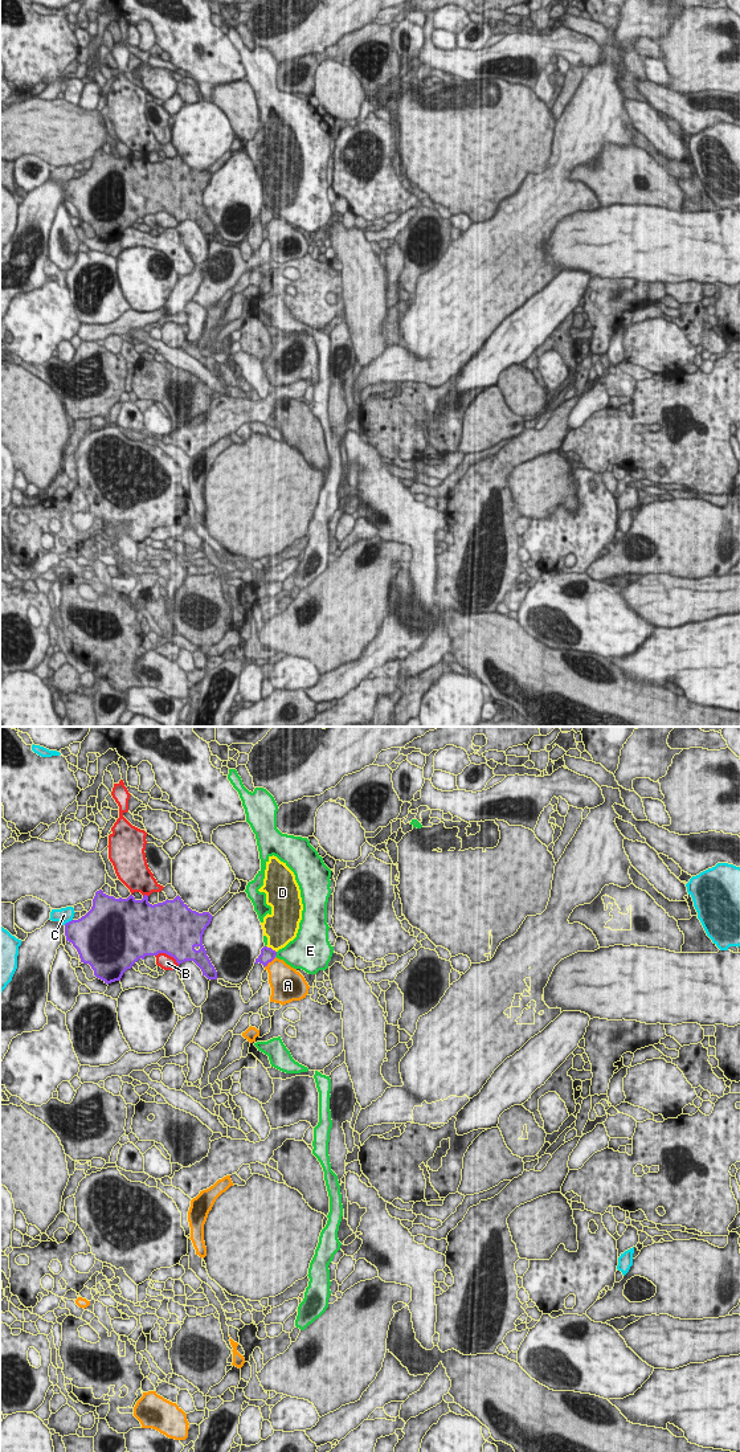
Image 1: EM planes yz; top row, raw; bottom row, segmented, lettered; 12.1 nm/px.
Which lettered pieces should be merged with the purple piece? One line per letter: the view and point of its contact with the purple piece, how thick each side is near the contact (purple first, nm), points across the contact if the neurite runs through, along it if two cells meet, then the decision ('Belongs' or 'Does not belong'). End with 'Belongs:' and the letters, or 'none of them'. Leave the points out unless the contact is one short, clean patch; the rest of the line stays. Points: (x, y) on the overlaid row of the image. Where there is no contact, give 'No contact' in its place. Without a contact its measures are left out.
A: Touches purple at yz (269, 961). Thickness 180 nm (purple) against 340 nm. Boundary: yz (276, 957), (264, 966). Does not belong
B: Touches purple at yz (167, 953). Thickness 500 nm (purple) against 190 nm. Does not belong
C: Touches purple at yz (69, 921). Thickness 400 nm (purple) against 190 nm. Does not belong
D: Touches purple at yz (270, 948). Thickness 180 nm (purple) against 360 nm. Boundary: yz (266, 945), (276, 952). Does not belong
E: Touches purple at yz (276, 954). Thickness 180 nm (purple) against 320 nm. Boundary: yz (277, 952), (274, 956). Does not belong
Belongs: none of them

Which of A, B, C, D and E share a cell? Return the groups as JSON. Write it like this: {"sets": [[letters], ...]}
{"sets": [["A"], ["B"], ["C"], ["D", "E"]]}

